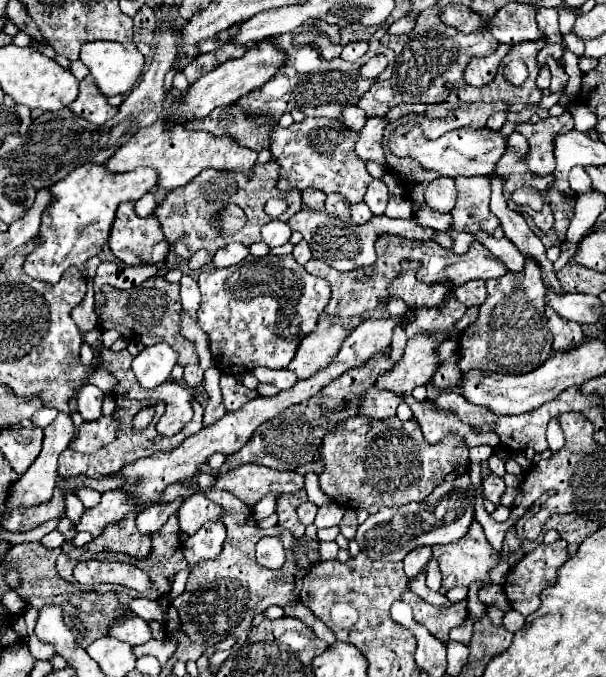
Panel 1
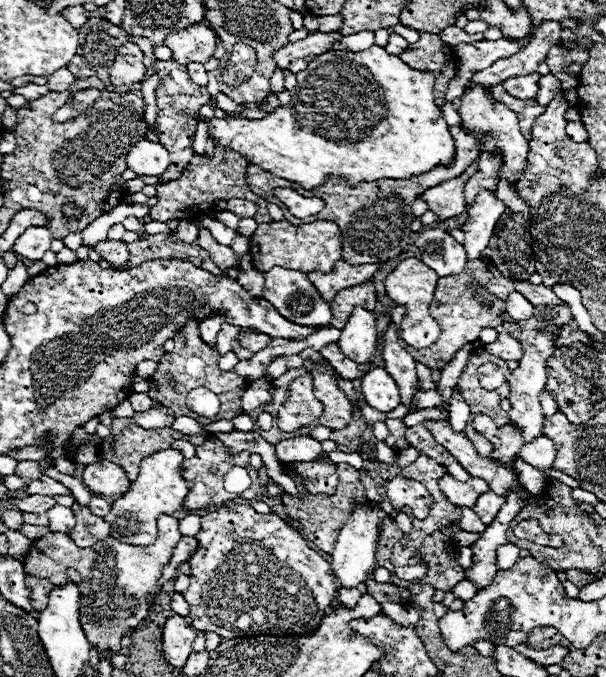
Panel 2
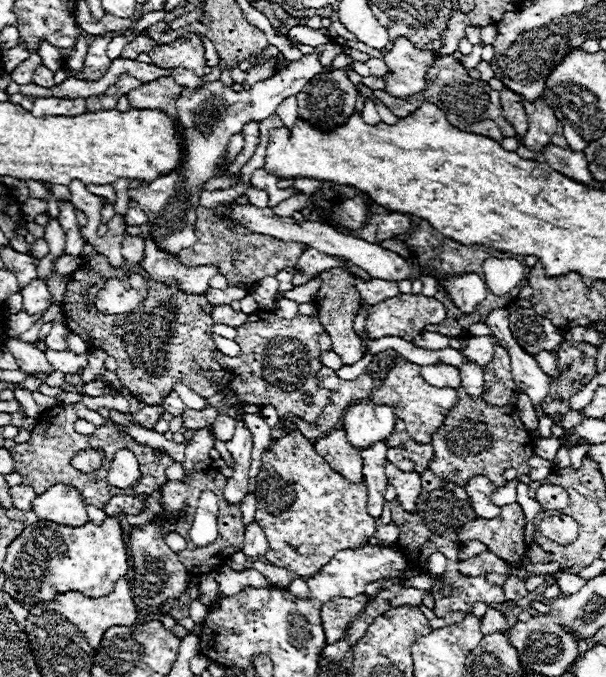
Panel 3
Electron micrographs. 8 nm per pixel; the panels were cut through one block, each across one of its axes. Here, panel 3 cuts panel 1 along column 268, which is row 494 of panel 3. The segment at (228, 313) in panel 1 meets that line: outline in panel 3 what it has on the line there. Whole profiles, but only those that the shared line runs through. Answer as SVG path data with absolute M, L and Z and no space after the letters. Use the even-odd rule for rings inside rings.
M298 430L282 436L262 454L262 480L256 482L256 522L266 532L268 538L268 562L274 566L282 566L302 578L310 578L320 572L320 568L340 550L360 548L366 536L376 532L374 518L366 512L368 490L366 484L350 484L338 472L334 472L322 456L316 454L314 444L302 436Z

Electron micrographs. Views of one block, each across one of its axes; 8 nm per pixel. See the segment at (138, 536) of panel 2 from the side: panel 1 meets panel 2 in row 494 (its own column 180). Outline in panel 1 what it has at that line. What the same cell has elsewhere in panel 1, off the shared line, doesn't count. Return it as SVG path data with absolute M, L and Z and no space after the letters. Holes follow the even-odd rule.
M162 112L160 118L140 130L128 144L124 144L110 160L108 170L110 172L128 172L138 166L150 166L158 170L158 188L164 190L176 190L184 184L188 184L192 178L196 178L204 168L216 168L216 170L238 170L248 174L252 170L258 152L248 150L240 146L234 138L228 136L214 136L208 132L192 132L186 126L172 126L172 130L164 130L168 126L168 114Z

